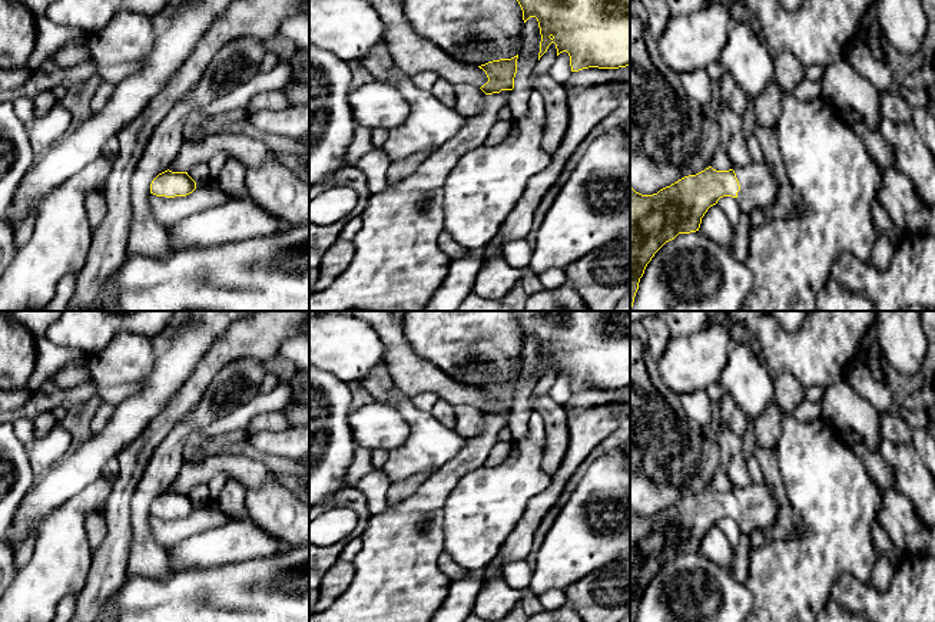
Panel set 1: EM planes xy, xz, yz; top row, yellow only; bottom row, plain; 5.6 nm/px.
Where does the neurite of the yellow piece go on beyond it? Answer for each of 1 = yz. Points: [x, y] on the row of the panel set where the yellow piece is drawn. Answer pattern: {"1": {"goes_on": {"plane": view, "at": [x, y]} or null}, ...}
{"1": {"goes_on": {"plane": "yz", "at": [758, 187]}}}

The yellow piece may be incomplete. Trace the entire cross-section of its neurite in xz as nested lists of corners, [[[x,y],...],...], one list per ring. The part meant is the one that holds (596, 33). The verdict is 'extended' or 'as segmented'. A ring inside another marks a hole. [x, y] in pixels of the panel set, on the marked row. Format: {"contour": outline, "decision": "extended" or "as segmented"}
{"contour": [[[517,0],[524,23],[536,17],[540,27],[540,57],[551,43],[557,56],[567,52],[571,72],[588,67],[619,69],[630,66],[630,0]]], "decision": "as segmented"}

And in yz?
{"contour": [[[749,163],[729,171],[712,166],[689,175],[660,189],[653,195],[641,195],[630,186],[630,310],[639,290],[640,278],[654,254],[679,234],[696,232],[707,209],[723,196],[737,199],[742,212],[750,214],[756,208],[766,211],[773,206],[779,183],[766,163]]], "decision": "extended"}

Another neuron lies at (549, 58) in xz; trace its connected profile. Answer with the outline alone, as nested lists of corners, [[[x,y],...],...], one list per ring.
[[[551,43],[547,52],[540,57],[534,69],[531,70],[531,87],[533,87],[534,77],[548,72],[548,69],[553,66],[556,59],[557,59],[557,49],[556,49],[556,44]]]

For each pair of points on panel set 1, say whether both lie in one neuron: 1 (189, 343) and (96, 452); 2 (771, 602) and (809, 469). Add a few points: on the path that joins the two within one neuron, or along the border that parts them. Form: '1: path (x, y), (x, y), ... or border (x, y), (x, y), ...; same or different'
1: path (171, 370), (156, 391), (123, 424); same
2: path (802, 569), (816, 555), (816, 502); same

